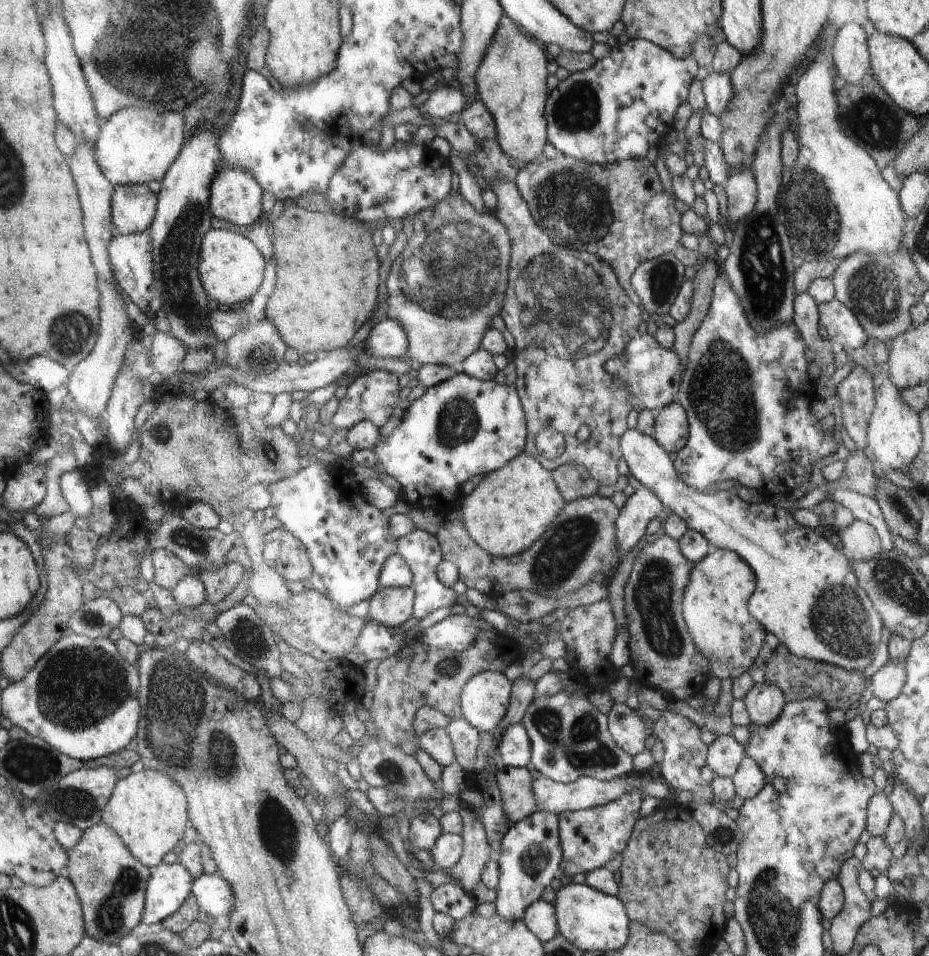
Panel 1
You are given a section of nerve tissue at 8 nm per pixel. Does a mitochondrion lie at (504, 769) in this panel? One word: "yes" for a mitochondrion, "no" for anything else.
no

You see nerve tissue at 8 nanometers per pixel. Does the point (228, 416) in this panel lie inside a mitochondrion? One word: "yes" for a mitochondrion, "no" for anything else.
no

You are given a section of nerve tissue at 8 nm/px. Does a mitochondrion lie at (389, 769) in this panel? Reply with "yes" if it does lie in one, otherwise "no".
yes

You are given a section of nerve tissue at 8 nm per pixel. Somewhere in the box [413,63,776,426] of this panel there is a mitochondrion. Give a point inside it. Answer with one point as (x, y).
(561, 295)

